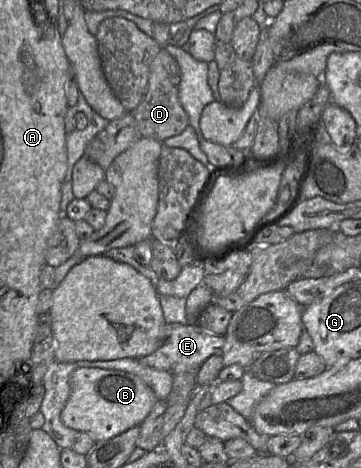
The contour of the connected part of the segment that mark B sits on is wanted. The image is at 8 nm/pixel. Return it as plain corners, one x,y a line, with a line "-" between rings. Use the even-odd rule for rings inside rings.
81,367
70,376
70,395
61,412
61,420
66,427
88,433
95,441
100,441
140,425
157,401
153,390
132,373

